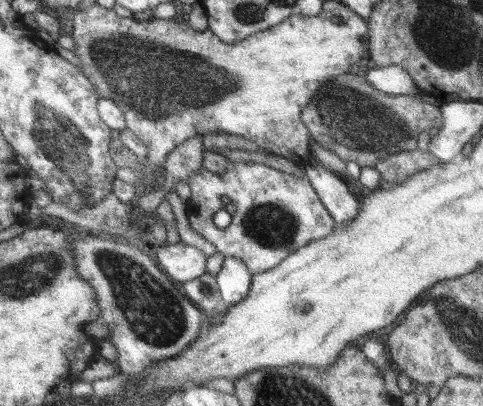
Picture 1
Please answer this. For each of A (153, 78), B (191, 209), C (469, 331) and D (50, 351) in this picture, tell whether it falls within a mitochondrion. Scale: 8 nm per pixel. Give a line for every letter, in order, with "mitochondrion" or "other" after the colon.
A: mitochondrion
B: other
C: mitochondrion
D: other

